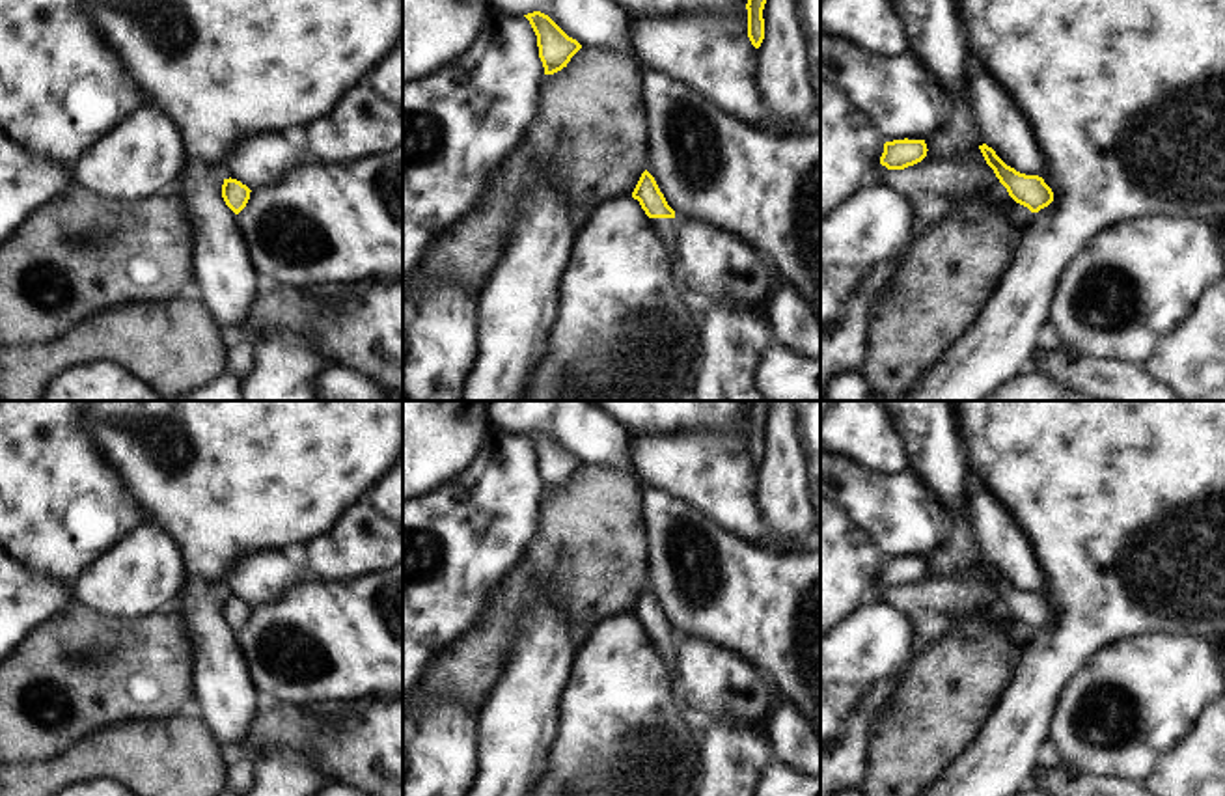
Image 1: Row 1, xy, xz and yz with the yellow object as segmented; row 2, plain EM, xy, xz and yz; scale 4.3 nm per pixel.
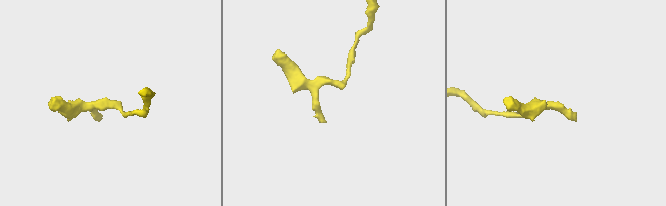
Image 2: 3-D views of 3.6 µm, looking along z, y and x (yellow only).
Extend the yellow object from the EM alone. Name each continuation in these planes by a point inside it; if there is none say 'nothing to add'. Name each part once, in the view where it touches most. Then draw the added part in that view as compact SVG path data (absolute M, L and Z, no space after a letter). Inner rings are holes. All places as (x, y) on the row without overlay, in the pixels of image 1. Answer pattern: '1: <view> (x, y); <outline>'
1: xz (664, 645); M653 636L653 647L660 660L664 662L664 667L668 673L673 673L673 647L677 645L675 636Z

